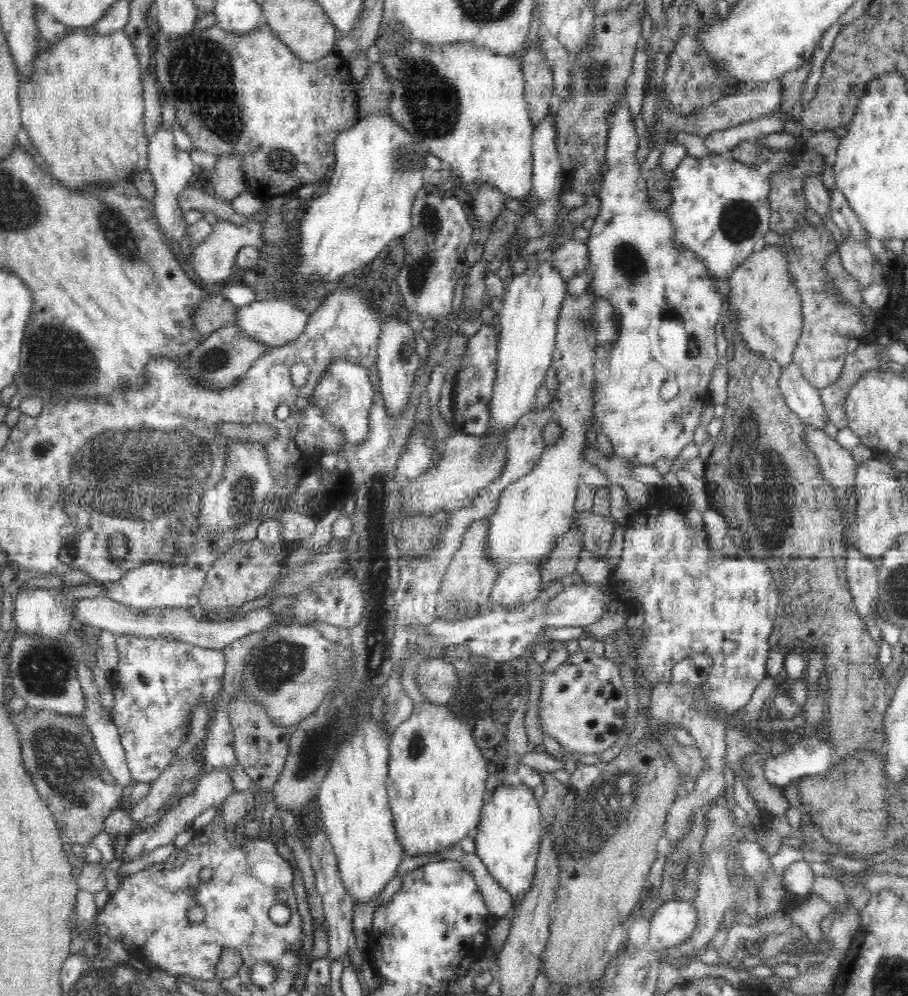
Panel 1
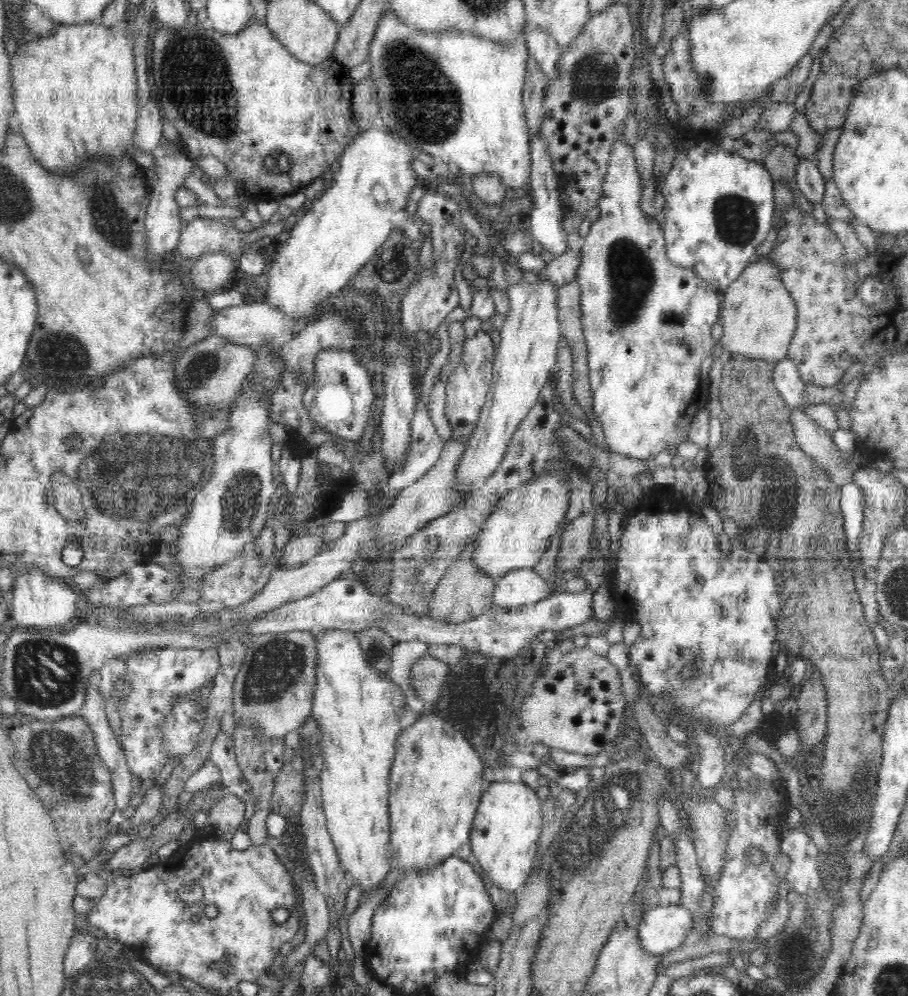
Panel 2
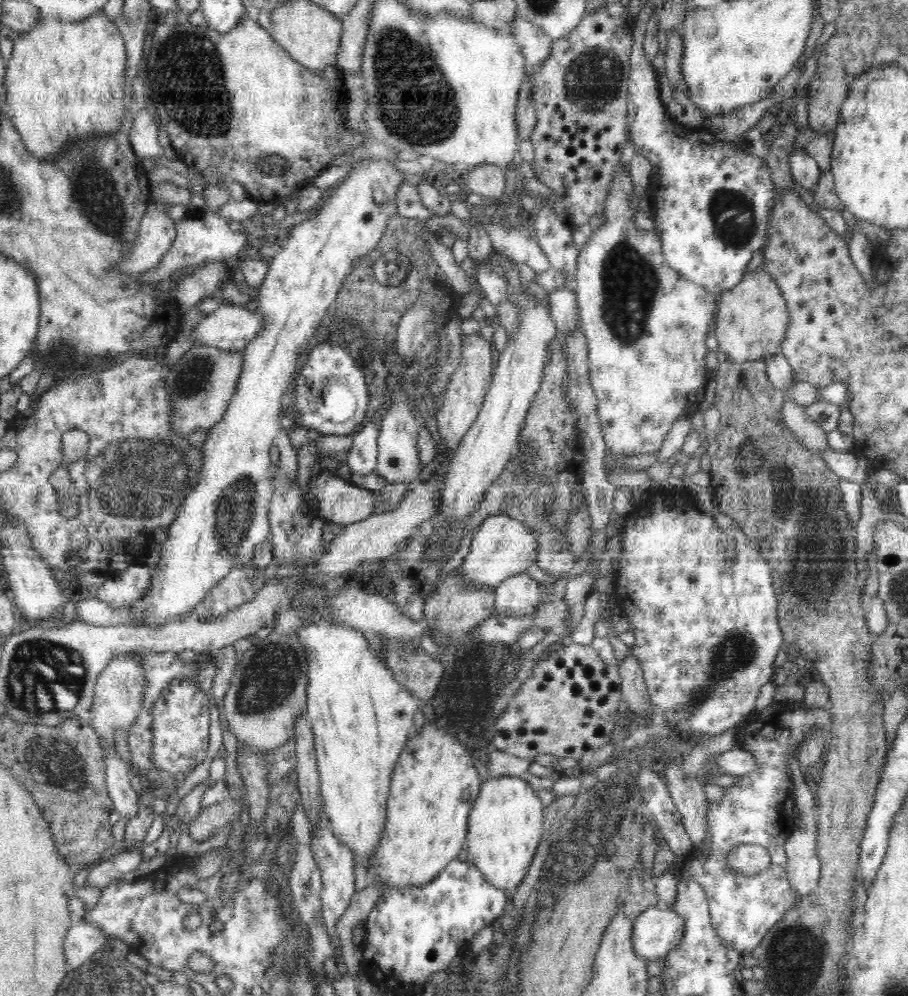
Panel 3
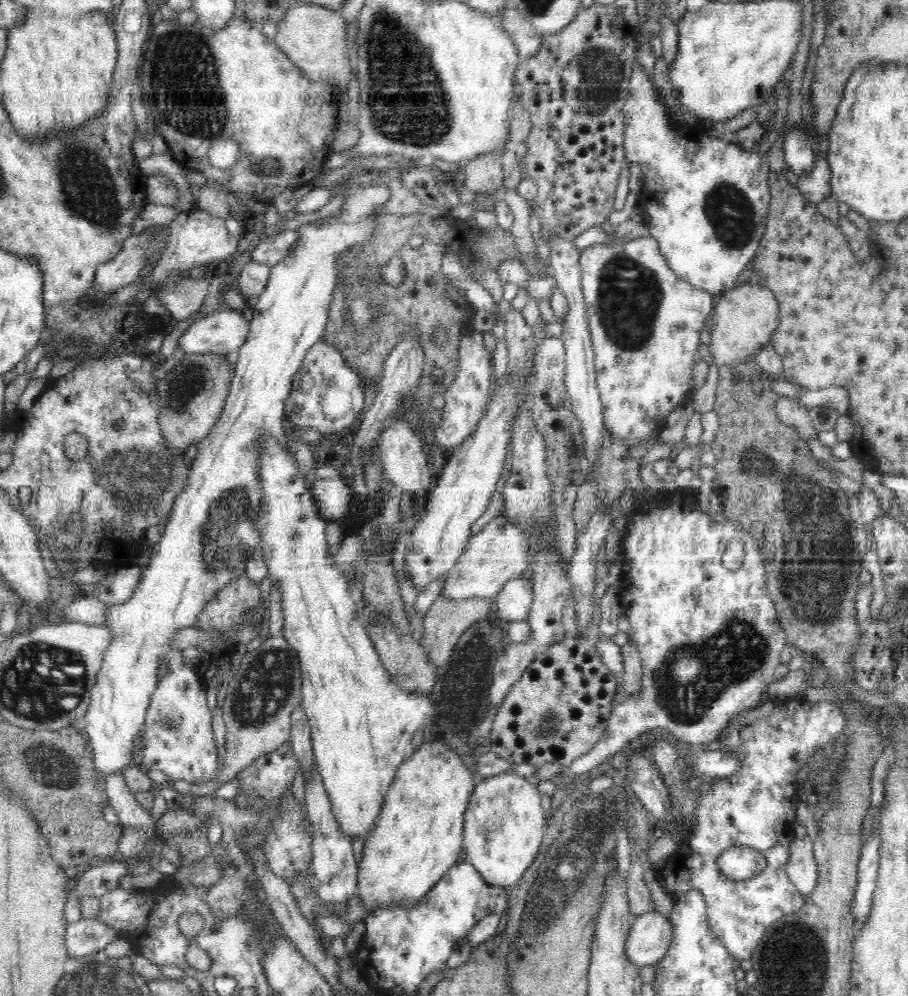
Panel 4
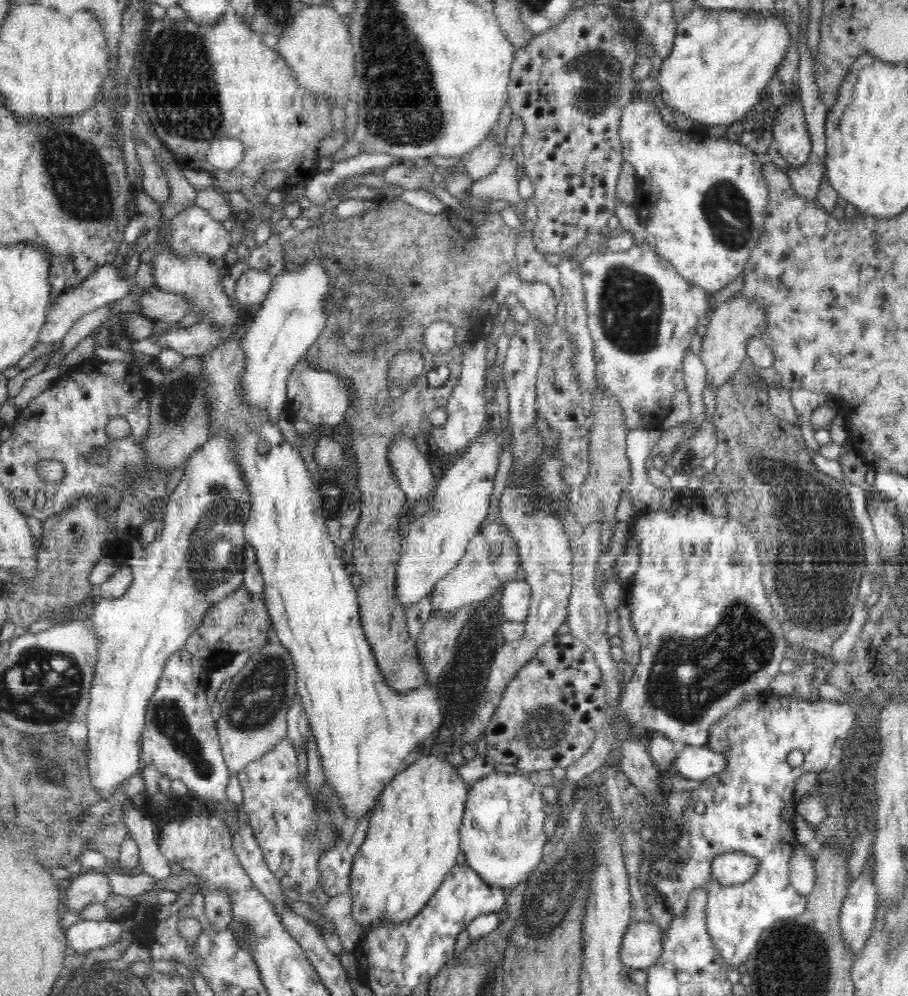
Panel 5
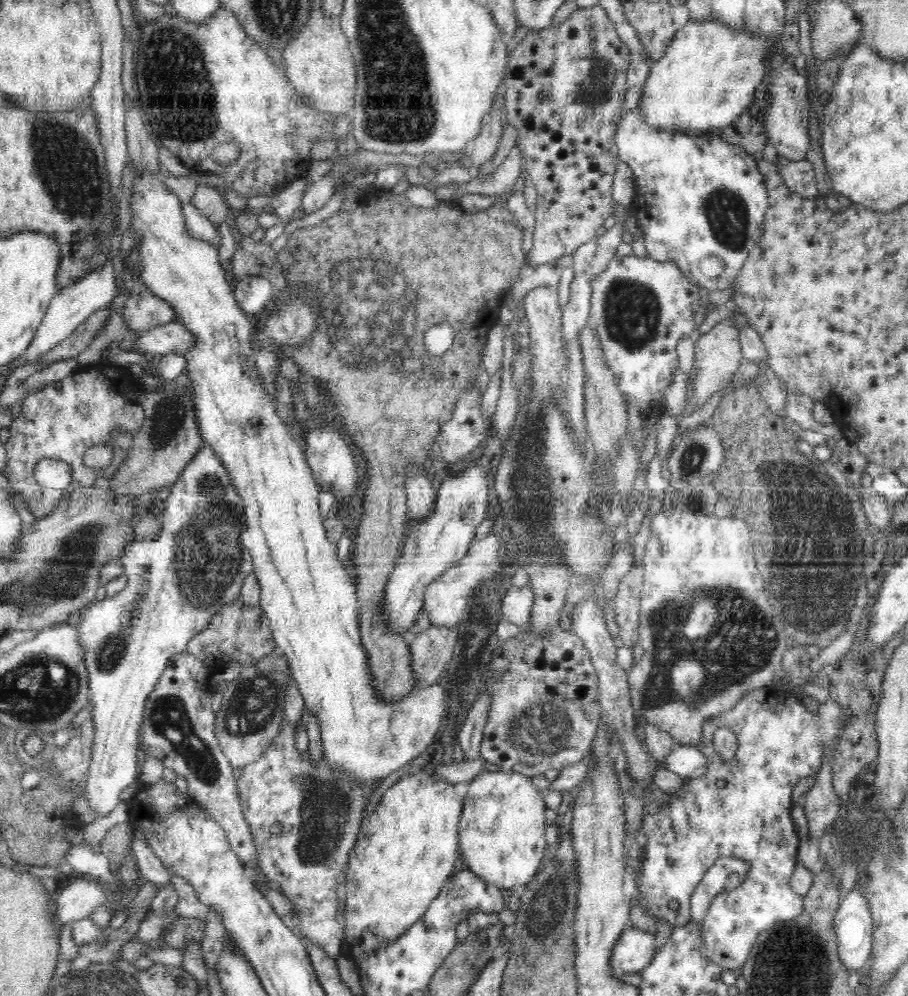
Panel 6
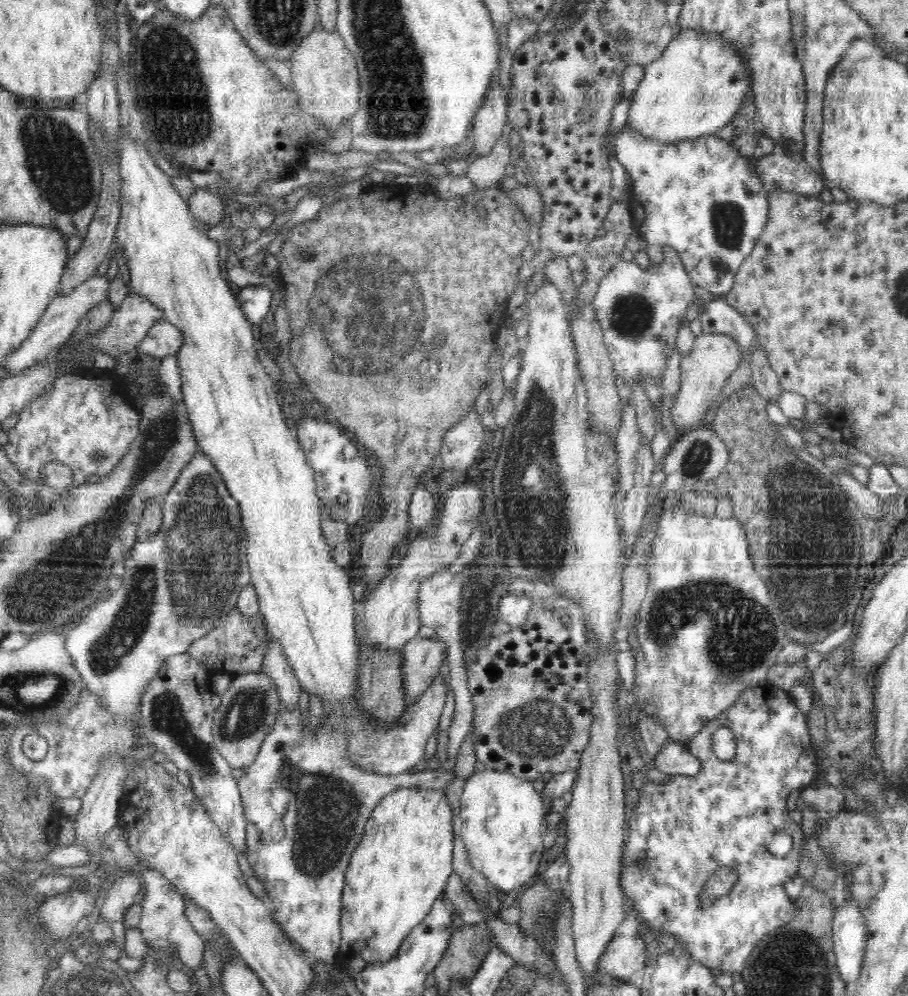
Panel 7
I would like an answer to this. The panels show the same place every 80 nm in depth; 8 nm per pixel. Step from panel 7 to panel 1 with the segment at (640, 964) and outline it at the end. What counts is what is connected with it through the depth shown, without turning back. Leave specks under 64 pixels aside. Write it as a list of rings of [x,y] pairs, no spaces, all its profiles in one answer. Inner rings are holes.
[[[692,900],[665,901],[649,920],[647,942],[656,951],[676,947],[693,933],[697,912]]]

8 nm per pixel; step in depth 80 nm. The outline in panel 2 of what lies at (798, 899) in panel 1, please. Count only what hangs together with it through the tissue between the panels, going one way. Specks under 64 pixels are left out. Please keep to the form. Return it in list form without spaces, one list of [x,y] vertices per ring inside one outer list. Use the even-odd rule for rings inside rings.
[[[801,825],[793,828],[780,843],[781,852],[788,856],[785,876],[794,891],[809,896],[821,885],[822,876],[818,873],[819,850],[813,839]]]

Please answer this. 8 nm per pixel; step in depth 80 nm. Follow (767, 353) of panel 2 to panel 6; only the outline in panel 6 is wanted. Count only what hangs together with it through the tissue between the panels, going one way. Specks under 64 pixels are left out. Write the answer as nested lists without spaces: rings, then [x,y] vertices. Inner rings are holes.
[[[732,311],[730,318],[724,318],[718,326],[714,326],[712,330],[700,335],[695,343],[695,373],[689,383],[687,383],[686,391],[686,408],[683,416],[688,416],[692,412],[696,412],[702,408],[710,397],[721,388],[724,388],[733,377],[733,374],[742,364],[743,353],[741,343],[739,342],[739,330],[742,327],[750,327],[747,324],[747,318],[741,312]]]

